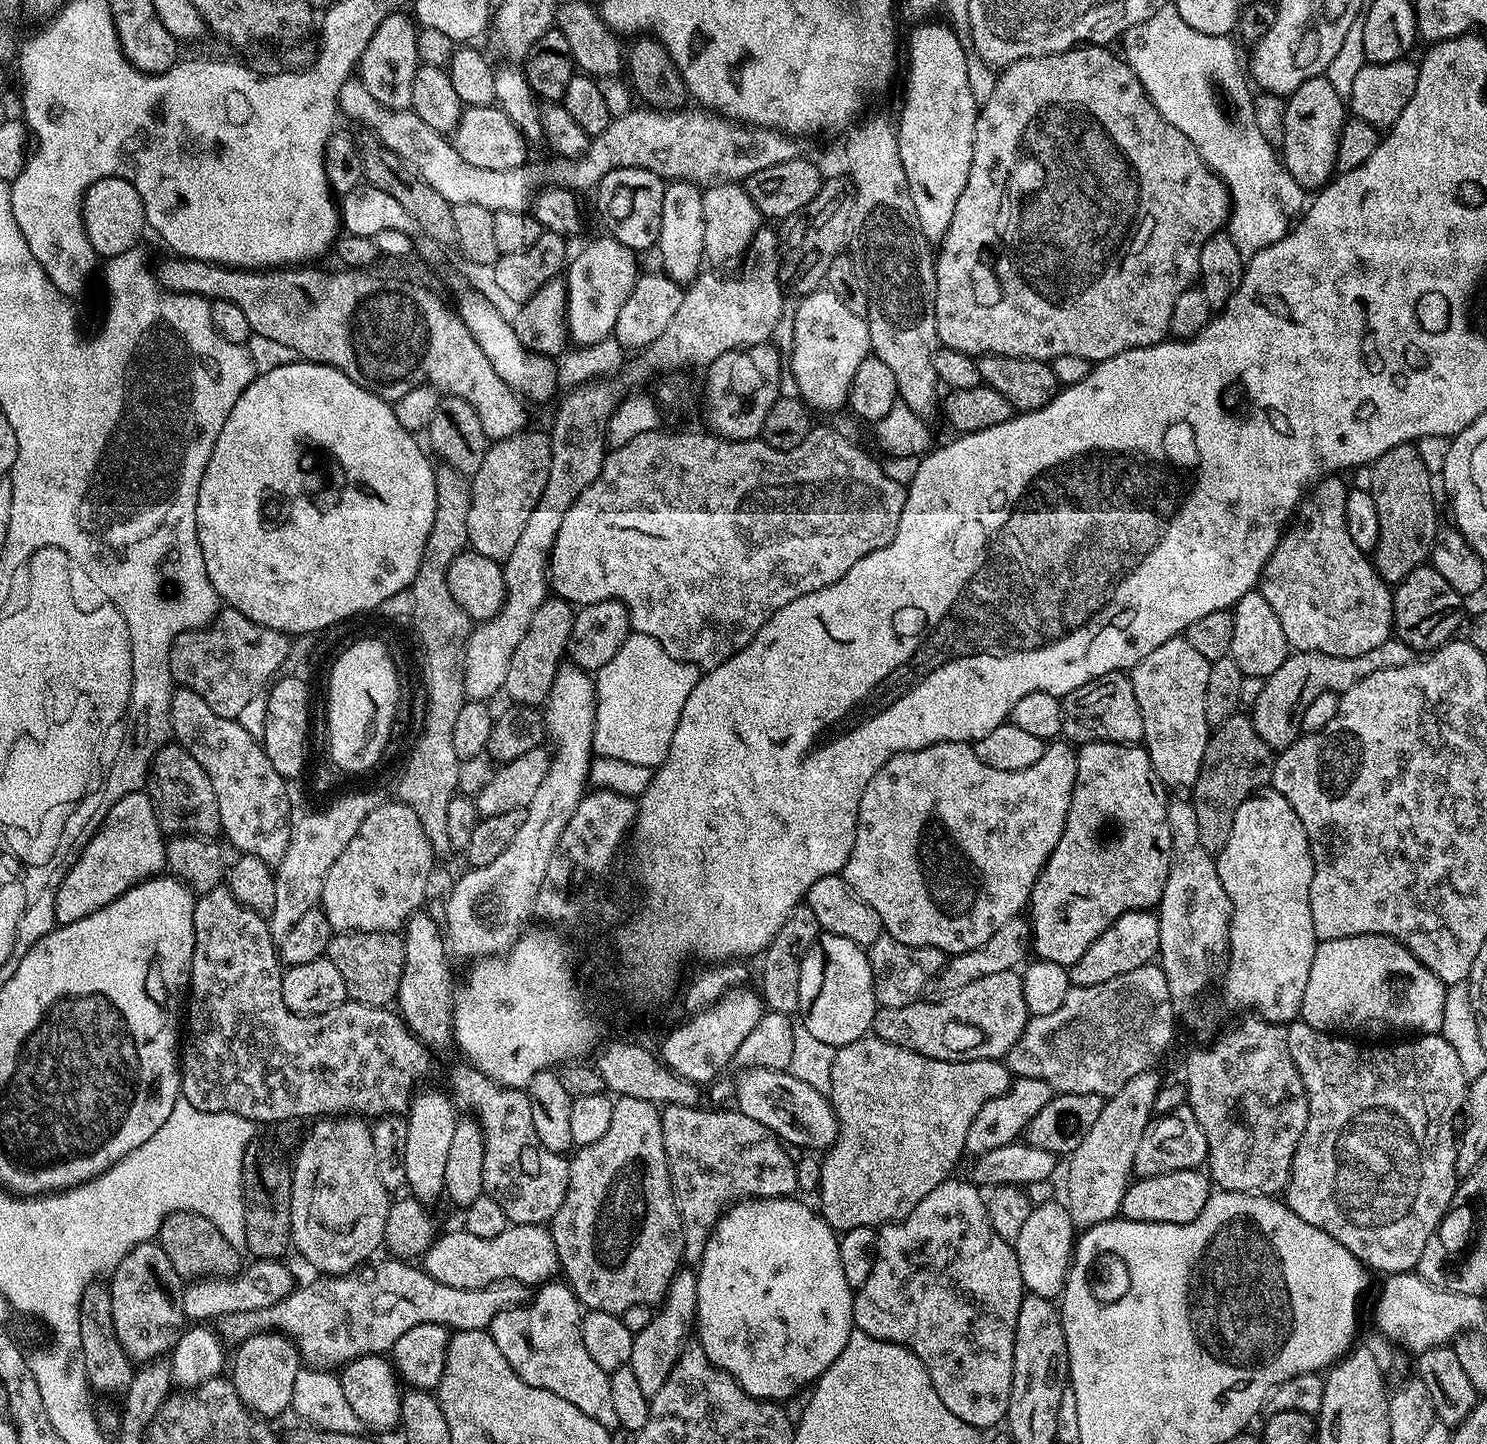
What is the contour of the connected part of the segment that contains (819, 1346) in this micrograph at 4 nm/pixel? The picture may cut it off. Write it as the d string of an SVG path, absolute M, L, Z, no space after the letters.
M779 1196L733 1204L713 1228L698 1261L700 1270L695 1273L697 1304L694 1332L700 1335L698 1344L716 1368L729 1372L746 1394L758 1400L785 1402L795 1392L815 1385L834 1358L842 1354L854 1331L854 1290L846 1282L846 1274L842 1274L837 1233L815 1207L807 1208L796 1199Z

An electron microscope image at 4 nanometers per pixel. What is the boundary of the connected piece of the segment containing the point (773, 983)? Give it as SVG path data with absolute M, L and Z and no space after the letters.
M804 902L794 909L790 918L786 918L786 922L782 922L778 934L774 934L774 938L762 953L764 965L760 968L758 992L767 1011L791 1017L795 1017L799 1013L798 974L802 970L802 958L816 943L821 932L818 918L814 918L814 910L810 910L807 903Z

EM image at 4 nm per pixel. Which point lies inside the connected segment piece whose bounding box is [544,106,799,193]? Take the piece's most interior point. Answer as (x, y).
(704, 148)

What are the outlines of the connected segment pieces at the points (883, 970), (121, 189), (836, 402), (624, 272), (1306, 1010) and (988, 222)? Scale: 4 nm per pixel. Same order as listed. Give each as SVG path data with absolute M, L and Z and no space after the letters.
M882 934L874 943L867 945L866 951L870 962L874 998L877 1005L882 1008L906 1006L921 999L946 963L945 953L937 948L910 946L887 934Z
M107 176L94 182L94 186L90 186L90 190L84 195L83 205L84 229L97 257L121 256L126 250L141 243L140 235L146 232L144 199L121 176Z
M832 290L810 293L799 303L796 321L792 324L792 380L796 383L795 391L809 409L817 413L836 412L847 405L850 382L854 382L858 366L862 366L872 351L867 319L854 314L851 306Z
M601 234L592 240L580 253L571 257L566 268L568 286L568 315L566 327L571 343L576 346L596 344L607 340L616 331L618 310L622 310L622 302L630 298L630 290L636 285L637 253L631 248L622 246L612 236Z
M1356 935L1321 941L1311 963L1310 977L1303 994L1300 1018L1314 1029L1327 1032L1362 1028L1402 1028L1413 1033L1439 1033L1445 1010L1446 986L1398 941L1384 935Z
M1090 44L1087 46L1077 46L1069 52L1059 52L1056 56L1031 56L1025 60L1020 60L1010 68L1003 69L1000 81L992 88L992 93L988 96L988 101L983 101L976 118L976 137L974 138L974 158L970 162L970 178L966 178L966 190L962 190L962 198L958 198L958 206L954 206L954 218L950 218L950 226L946 230L944 239L939 241L940 253L936 256L936 318L937 318L937 338L943 347L950 350L958 350L962 354L979 358L982 356L1009 356L1010 358L1026 358L1027 360L1042 360L1050 362L1054 358L1062 358L1066 354L1072 354L1074 358L1084 358L1093 362L1109 360L1126 350L1135 348L1145 348L1155 344L1164 343L1169 335L1170 314L1174 314L1174 302L1178 302L1187 288L1193 287L1197 283L1199 272L1199 255L1202 246L1212 235L1221 231L1227 225L1230 215L1230 197L1228 187L1223 180L1204 163L1200 157L1200 152L1178 130L1178 126L1170 126L1166 118L1154 106L1154 102L1146 94L1142 82L1136 77L1132 68L1119 55L1116 56L1107 47Z

